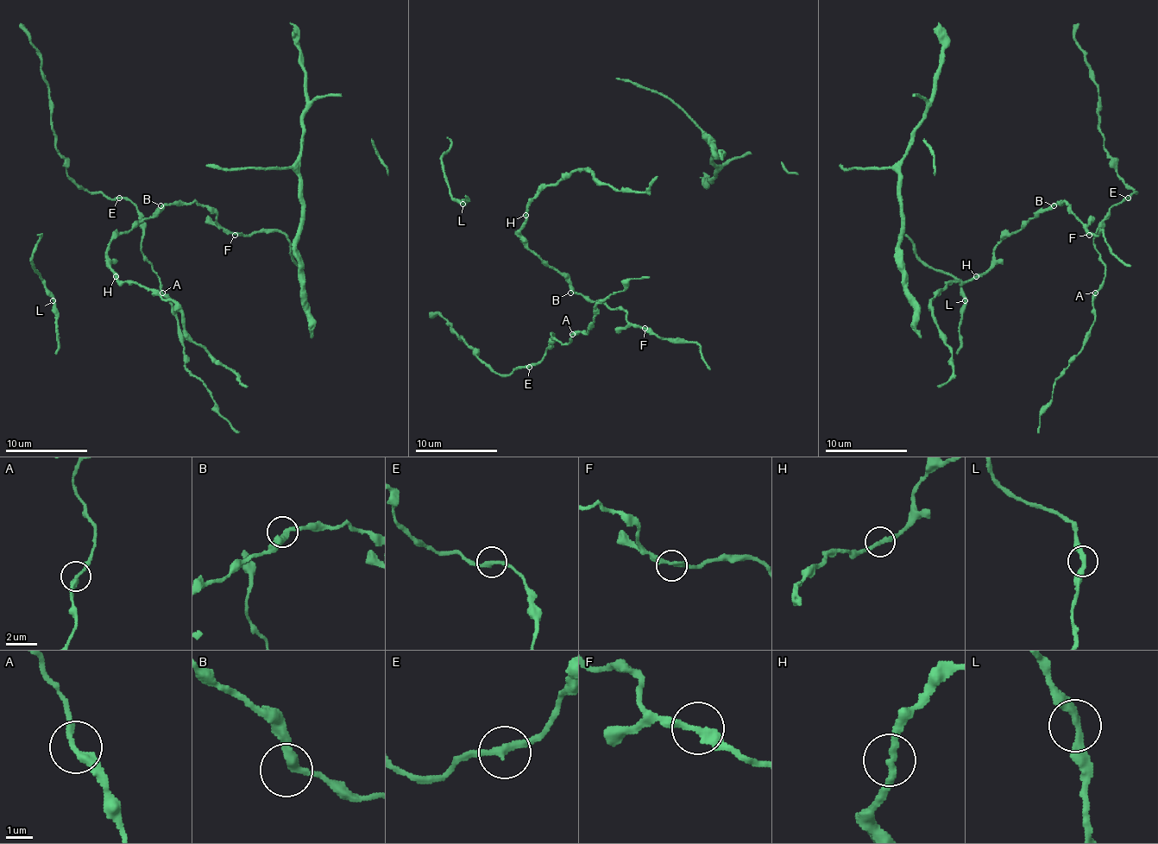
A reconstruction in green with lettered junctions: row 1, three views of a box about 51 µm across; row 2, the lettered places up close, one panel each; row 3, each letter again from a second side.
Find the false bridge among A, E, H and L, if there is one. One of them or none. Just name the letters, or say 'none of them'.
none of them

